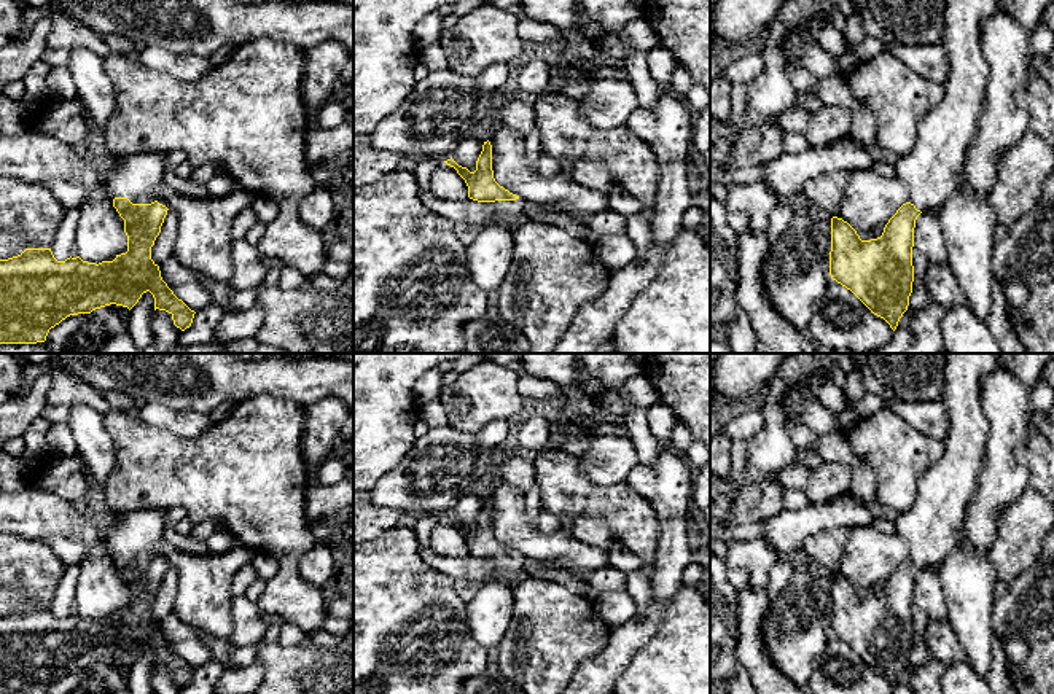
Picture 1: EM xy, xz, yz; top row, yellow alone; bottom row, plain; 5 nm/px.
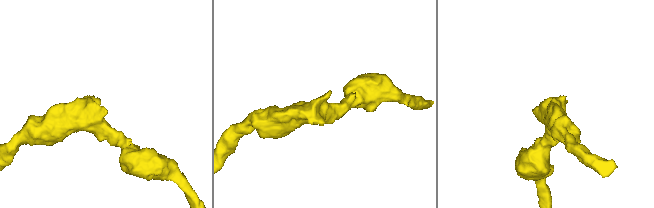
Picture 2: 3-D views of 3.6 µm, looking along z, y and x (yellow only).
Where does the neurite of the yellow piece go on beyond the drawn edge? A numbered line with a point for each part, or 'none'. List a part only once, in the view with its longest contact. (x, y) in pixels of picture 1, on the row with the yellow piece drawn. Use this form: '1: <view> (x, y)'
1: xy (137, 177)

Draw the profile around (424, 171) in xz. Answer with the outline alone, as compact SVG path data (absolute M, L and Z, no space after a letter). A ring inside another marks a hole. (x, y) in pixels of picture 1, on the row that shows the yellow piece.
M428 158L428 159L422 159L416 166L412 174L420 191L431 193L431 188L430 188L431 175L435 169L439 166L439 162L441 162L439 159Z

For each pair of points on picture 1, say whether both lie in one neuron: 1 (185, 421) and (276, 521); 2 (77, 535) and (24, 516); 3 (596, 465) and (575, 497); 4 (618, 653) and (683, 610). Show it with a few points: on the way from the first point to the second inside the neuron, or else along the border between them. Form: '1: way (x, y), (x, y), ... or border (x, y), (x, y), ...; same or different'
1: border (212, 425), (191, 436), (179, 436), (161, 428); different
2: way (64, 527), (45, 516), (37, 516); same
3: border (573, 456), (591, 481), (599, 484), (623, 483); different
4: border (675, 594), (664, 605), (656, 632), (634, 656); different

